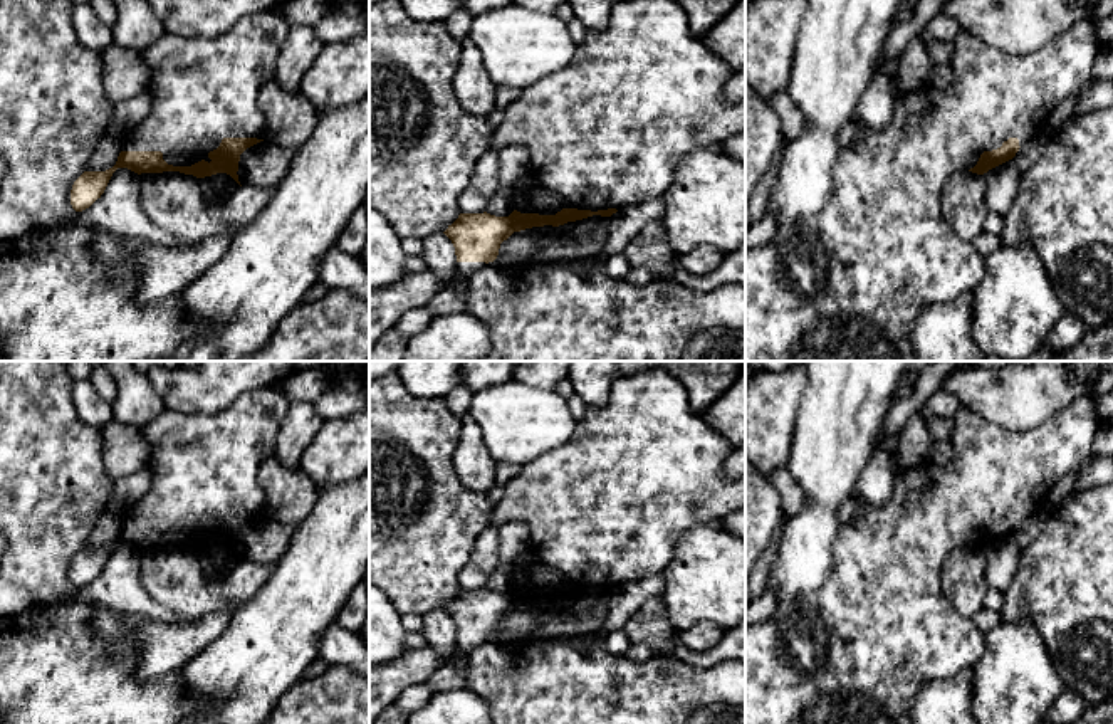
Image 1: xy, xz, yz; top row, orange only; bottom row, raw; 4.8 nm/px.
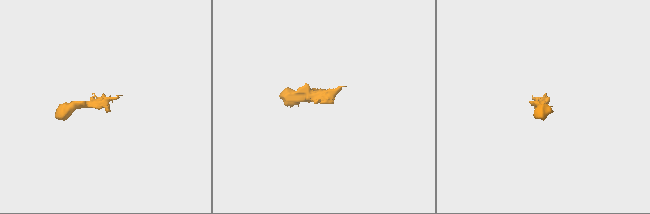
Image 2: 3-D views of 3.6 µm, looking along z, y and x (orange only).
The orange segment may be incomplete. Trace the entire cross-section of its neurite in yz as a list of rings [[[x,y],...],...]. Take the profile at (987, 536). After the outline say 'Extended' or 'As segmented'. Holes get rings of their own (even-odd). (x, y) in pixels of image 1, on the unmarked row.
[[[1079,395],[1046,422],[1029,430],[1014,432],[1002,428],[962,407],[952,422],[954,432],[950,443],[954,460],[945,465],[935,465],[925,457],[913,467],[898,469],[891,499],[885,506],[873,506],[863,499],[863,511],[838,529],[838,536],[833,543],[833,569],[826,581],[819,588],[802,593],[794,600],[781,601],[771,618],[745,628],[745,724],[913,724],[910,712],[912,702],[927,682],[950,679],[965,669],[975,669],[980,662],[985,652],[984,633],[975,627],[970,616],[960,615],[945,595],[945,559],[957,548],[969,546],[984,551],[1012,536],[1021,522],[1039,507],[1044,507],[1049,492],[1058,482],[1088,462],[1101,420],[1096,413],[1093,396]]]. Extended

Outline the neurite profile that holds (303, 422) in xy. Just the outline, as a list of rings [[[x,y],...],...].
[[[312,401],[289,403],[287,415],[277,435],[275,455],[285,469],[297,469],[299,460],[326,420]]]

